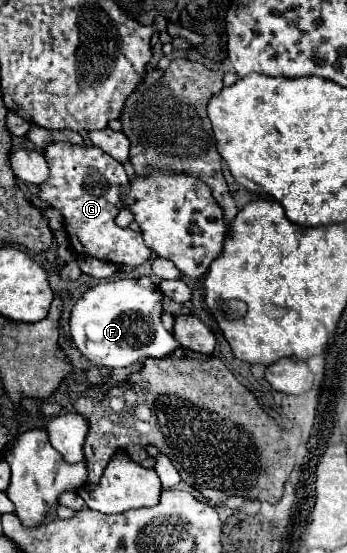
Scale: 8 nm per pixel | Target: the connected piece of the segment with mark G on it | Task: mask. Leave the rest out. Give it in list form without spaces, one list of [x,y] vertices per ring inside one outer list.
[[[65,141],[49,143],[43,149],[43,155],[49,165],[49,177],[37,187],[37,195],[49,207],[61,211],[73,251],[115,265],[143,265],[151,257],[151,249],[143,243],[141,233],[121,229],[113,221],[123,209],[121,191],[129,183],[123,165],[95,145],[73,145]]]

